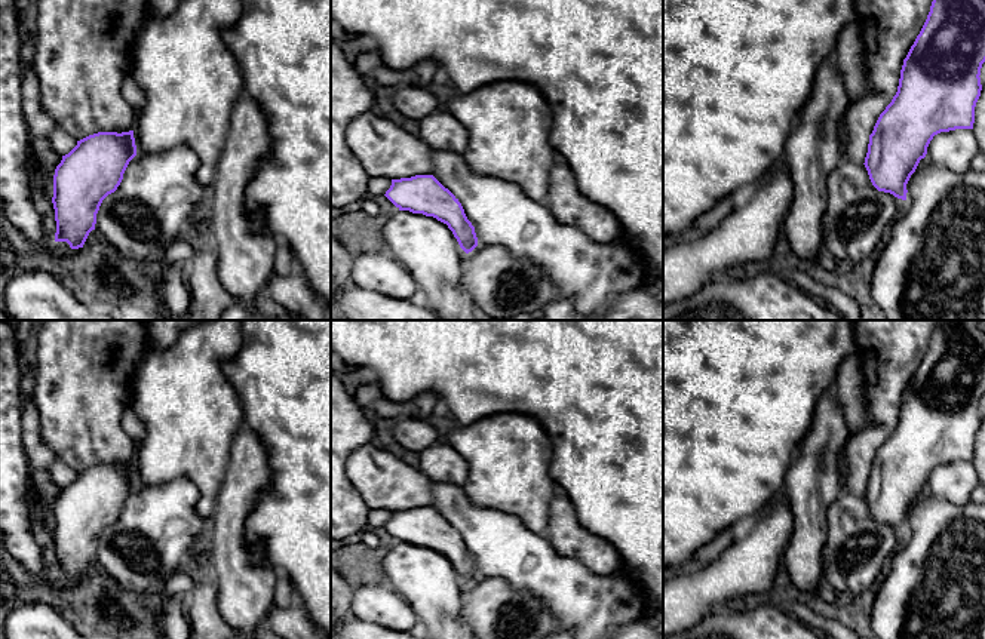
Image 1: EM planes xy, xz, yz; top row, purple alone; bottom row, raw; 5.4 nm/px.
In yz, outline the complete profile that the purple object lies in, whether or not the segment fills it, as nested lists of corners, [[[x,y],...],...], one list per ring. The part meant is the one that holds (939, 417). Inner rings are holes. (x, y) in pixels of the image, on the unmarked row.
[[[938,320],[927,351],[900,402],[897,424],[869,467],[865,500],[878,523],[906,532],[906,516],[935,467],[973,461],[985,394],[985,326],[982,320]]]

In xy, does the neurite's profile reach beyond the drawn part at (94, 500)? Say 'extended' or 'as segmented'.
as segmented

